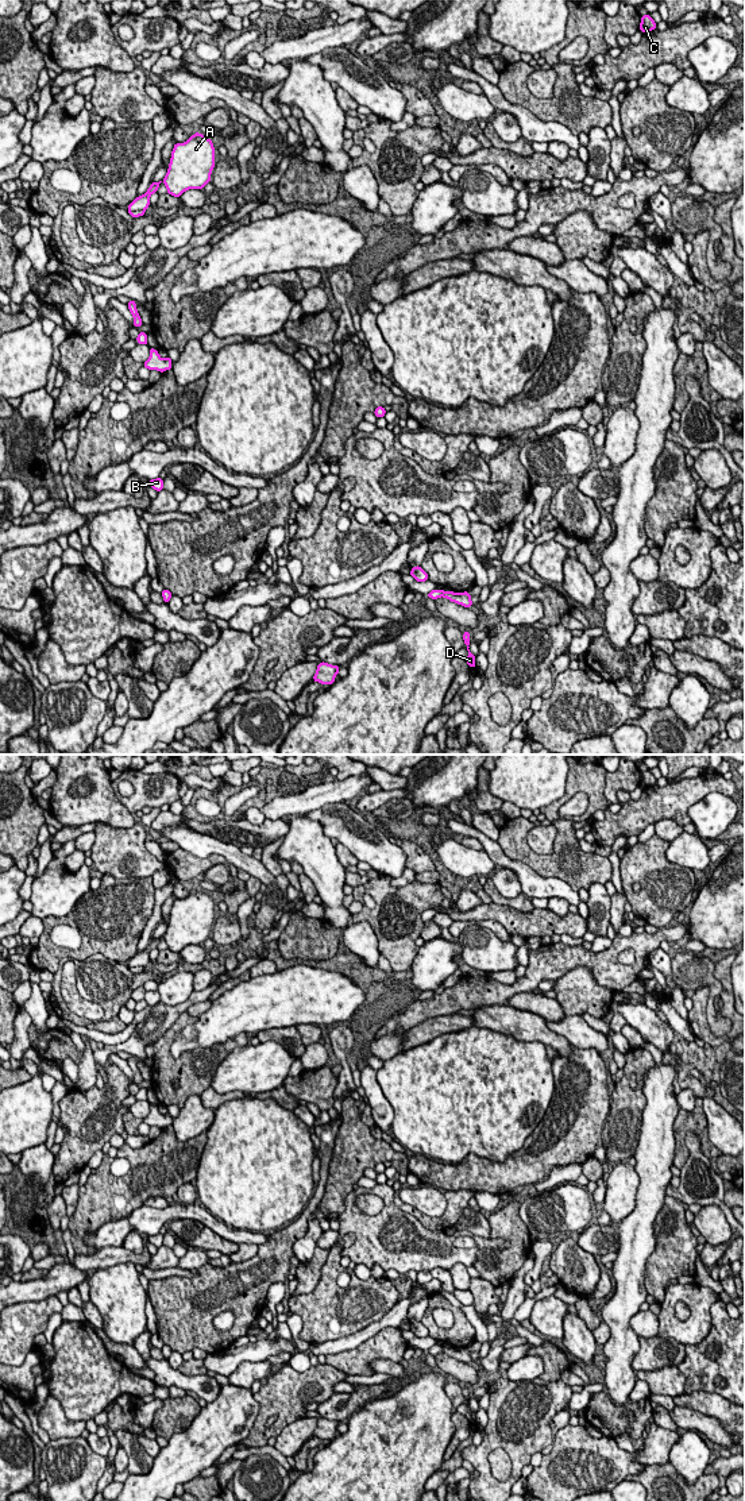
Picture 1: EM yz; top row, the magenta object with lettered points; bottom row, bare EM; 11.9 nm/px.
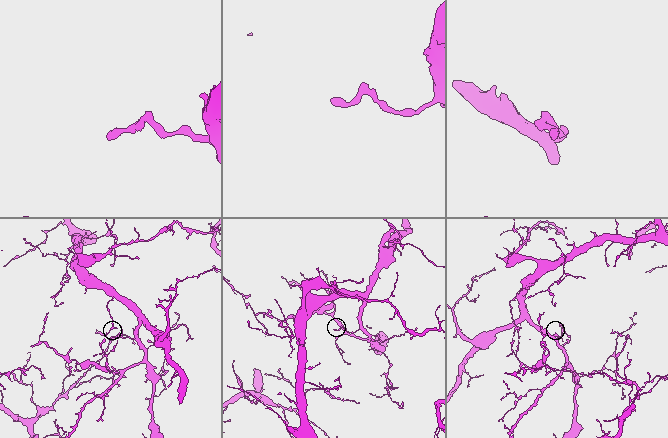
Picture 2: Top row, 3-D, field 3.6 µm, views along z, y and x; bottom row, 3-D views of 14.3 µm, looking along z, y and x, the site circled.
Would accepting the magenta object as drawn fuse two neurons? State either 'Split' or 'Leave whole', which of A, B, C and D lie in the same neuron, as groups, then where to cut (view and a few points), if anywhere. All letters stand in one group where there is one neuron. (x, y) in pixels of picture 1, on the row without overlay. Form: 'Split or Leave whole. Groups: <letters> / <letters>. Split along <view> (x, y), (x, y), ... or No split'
Split. Groups: A C D / B. Split along yz (143, 965), (128, 968)

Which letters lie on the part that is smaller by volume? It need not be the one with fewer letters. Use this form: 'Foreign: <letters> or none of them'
Foreign: B

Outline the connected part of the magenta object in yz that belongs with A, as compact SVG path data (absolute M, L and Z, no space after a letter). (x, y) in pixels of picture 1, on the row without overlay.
M194 888L185 899L175 899L167 929L162 935L167 949L180 953L188 945L202 945L215 923L215 903L211 895Z

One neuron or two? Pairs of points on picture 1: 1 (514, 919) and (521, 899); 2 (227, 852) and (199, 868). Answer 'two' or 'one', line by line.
1: two
2: two

